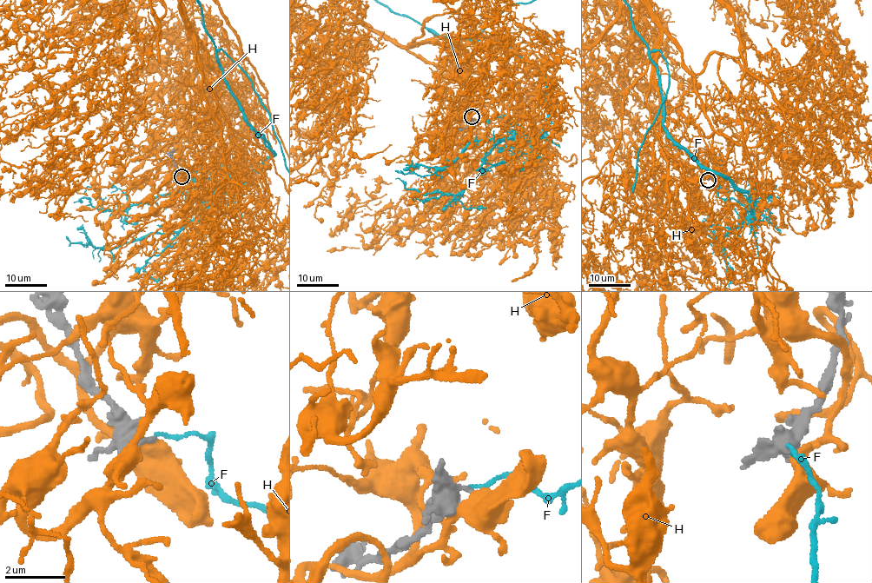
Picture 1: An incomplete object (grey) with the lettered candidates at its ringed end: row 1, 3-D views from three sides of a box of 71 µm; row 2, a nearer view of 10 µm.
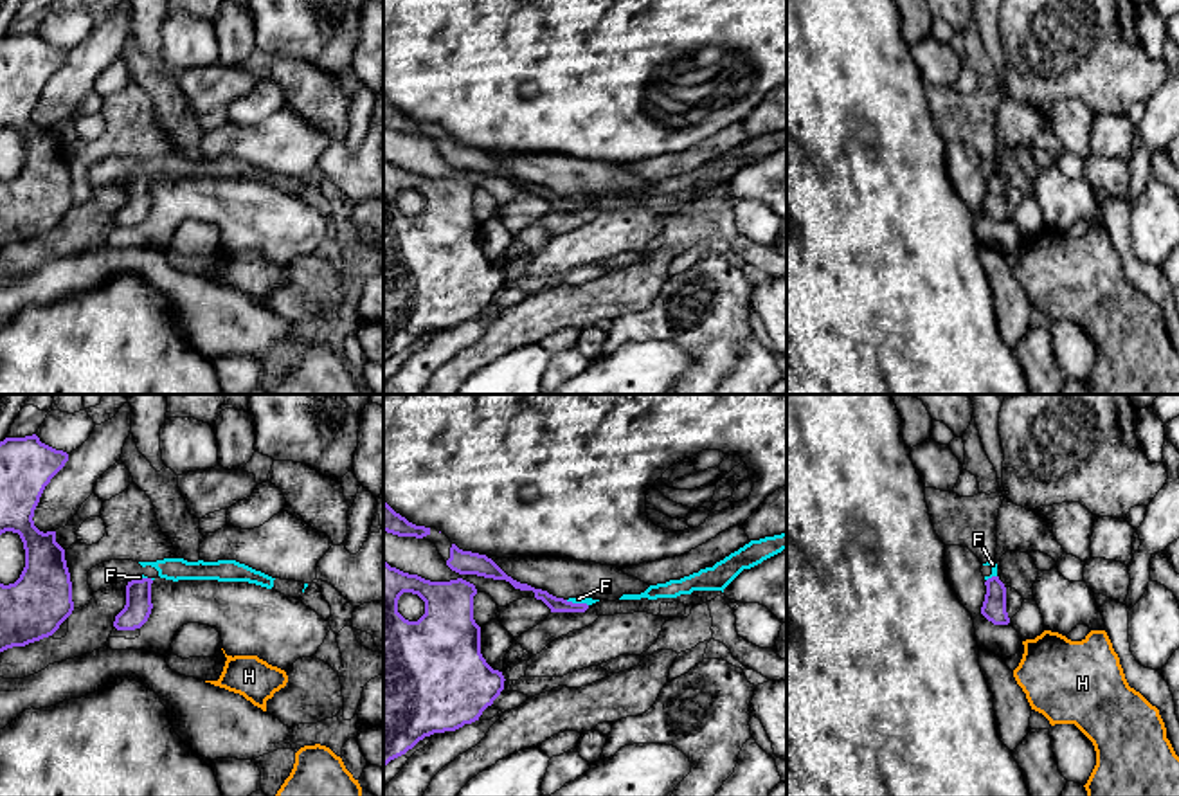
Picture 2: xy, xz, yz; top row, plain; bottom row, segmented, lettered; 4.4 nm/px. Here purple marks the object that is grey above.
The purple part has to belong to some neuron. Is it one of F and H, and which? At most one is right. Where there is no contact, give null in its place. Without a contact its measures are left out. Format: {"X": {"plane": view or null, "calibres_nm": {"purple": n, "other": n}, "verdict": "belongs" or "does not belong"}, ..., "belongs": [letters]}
{"F": {"plane": "xz", "calibres_nm": {"purple": 70, "other": 30}, "verdict": "does not belong"}, "H": {"plane": null, "verdict": "does not belong"}, "belongs": []}

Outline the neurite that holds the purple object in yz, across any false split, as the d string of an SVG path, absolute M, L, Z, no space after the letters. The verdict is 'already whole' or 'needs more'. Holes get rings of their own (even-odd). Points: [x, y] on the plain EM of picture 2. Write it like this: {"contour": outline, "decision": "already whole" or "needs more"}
{"contour": "M992 173L985 178L986 191L981 204L981 211L994 222L1008 222L1010 214L1006 209L1006 184L999 173Z", "decision": "already whole"}

